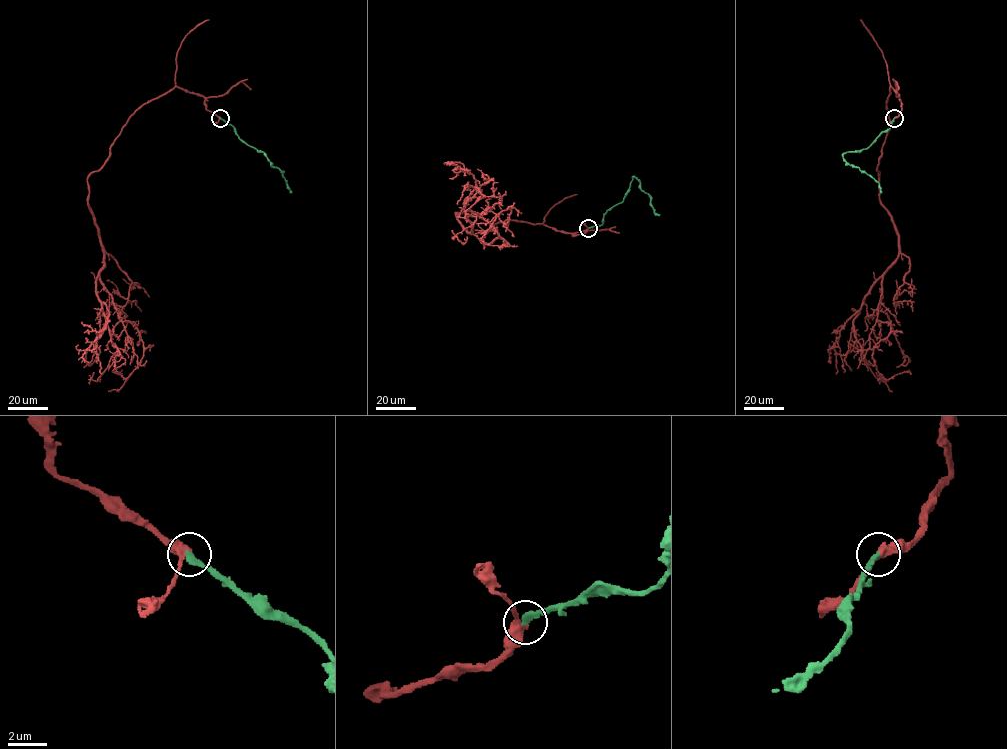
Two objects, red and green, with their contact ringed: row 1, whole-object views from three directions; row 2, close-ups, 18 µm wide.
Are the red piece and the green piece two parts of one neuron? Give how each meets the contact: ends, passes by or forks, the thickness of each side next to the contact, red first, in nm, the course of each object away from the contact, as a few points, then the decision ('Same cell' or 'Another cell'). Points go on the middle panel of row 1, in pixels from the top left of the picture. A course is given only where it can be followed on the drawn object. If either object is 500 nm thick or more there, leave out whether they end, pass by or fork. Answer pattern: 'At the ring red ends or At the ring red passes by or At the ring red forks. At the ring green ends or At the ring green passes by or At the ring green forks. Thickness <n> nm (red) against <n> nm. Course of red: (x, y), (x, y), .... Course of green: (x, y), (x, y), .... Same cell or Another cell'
At the ring red passes by. At the ring green ends. Thickness 360 nm (red) against 340 nm. Course of red: (588, 229), (455, 213), (470, 233), (468, 216), (490, 211), (506, 224), (511, 206), (481, 240), (490, 243). Course of green: (588, 228), (601, 225), (606, 211), (623, 201), (634, 177), (650, 196), (654, 212), (659, 215). Same cell

